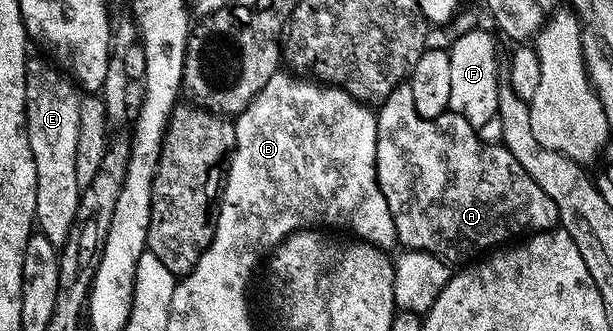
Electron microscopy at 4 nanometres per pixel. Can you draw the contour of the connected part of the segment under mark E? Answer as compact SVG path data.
M35 55L28 56L27 59L27 134L29 147L33 151L33 163L37 163L37 229L47 236L49 243L61 247L79 210L81 179L77 175L77 139L81 131L81 93L50 60L47 61L42 61Z

